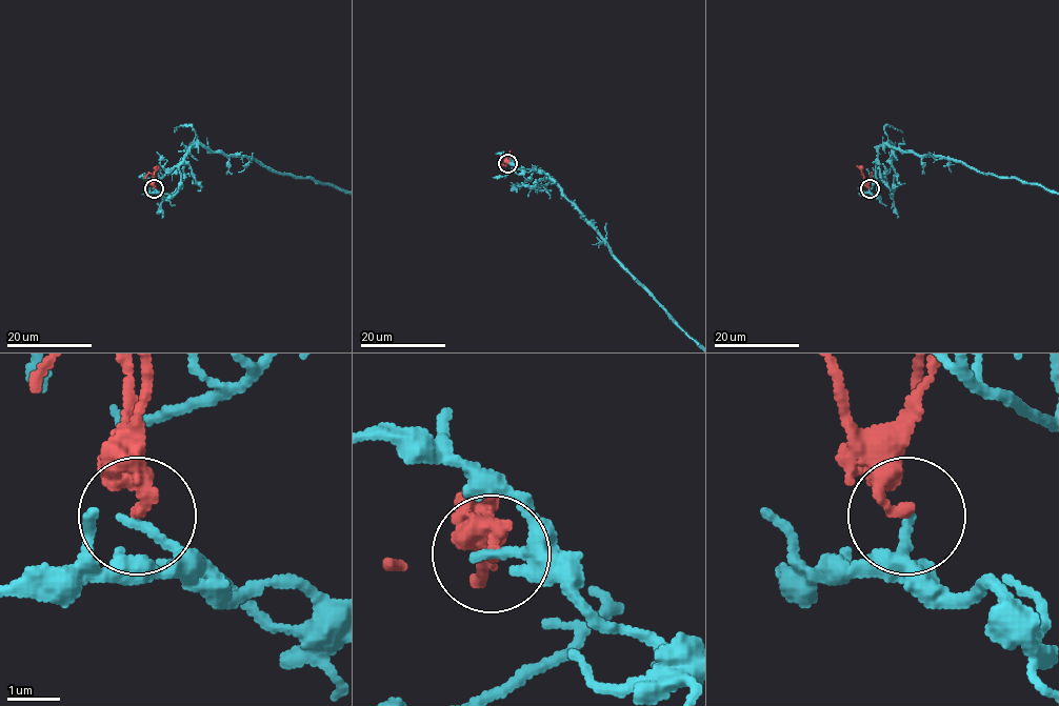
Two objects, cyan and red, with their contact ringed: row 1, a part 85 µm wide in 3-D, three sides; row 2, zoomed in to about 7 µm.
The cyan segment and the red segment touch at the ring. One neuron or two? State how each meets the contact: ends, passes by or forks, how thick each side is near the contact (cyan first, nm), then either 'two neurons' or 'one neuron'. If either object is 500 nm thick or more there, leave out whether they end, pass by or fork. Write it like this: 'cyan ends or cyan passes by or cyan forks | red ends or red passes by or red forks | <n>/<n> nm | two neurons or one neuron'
cyan ends | red ends | 190/240 nm | two neurons

